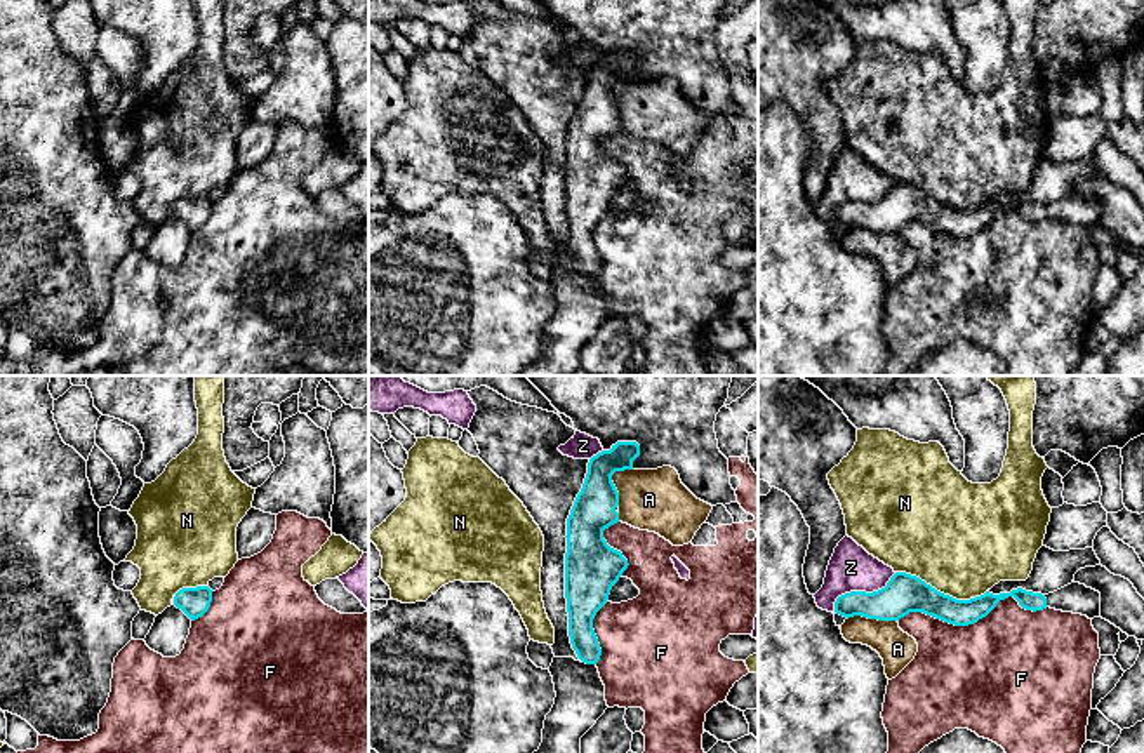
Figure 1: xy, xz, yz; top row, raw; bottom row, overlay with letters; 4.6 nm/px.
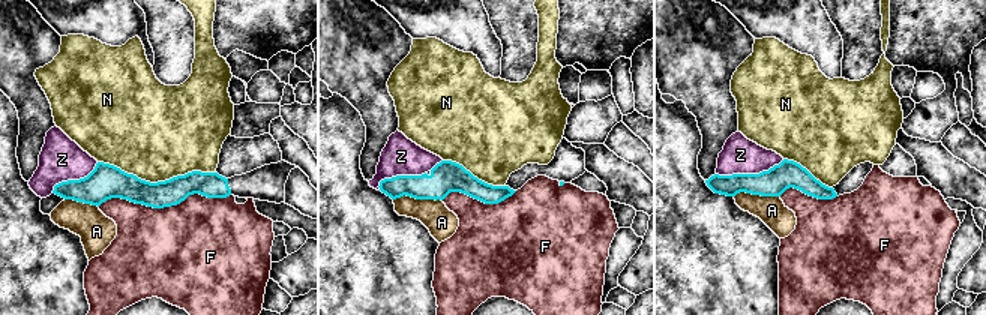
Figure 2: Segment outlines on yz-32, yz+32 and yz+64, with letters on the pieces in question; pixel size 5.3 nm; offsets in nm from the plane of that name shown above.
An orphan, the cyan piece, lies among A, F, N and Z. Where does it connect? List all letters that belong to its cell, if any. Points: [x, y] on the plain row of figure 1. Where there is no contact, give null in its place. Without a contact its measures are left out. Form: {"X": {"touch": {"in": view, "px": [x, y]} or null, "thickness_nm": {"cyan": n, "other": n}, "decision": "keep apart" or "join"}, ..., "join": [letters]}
{"A": {"touch": {"in": "xz", "px": [611, 91]}, "thickness_nm": {"cyan": 200, "other": 280}, "decision": "keep apart"}, "F": {"touch": {"in": "yz", "px": [972, 233]}, "thickness_nm": {"cyan": 130, "other": 500}, "decision": "keep apart"}, "N": {"touch": {"in": "yz", "px": [939, 202]}, "thickness_nm": {"cyan": 180, "other": 480}, "decision": "keep apart"}, "Z": {"touch": {"in": "yz", "px": [861, 202]}, "thickness_nm": {"cyan": 180, "other": 200}, "decision": "keep apart"}, "join": []}

